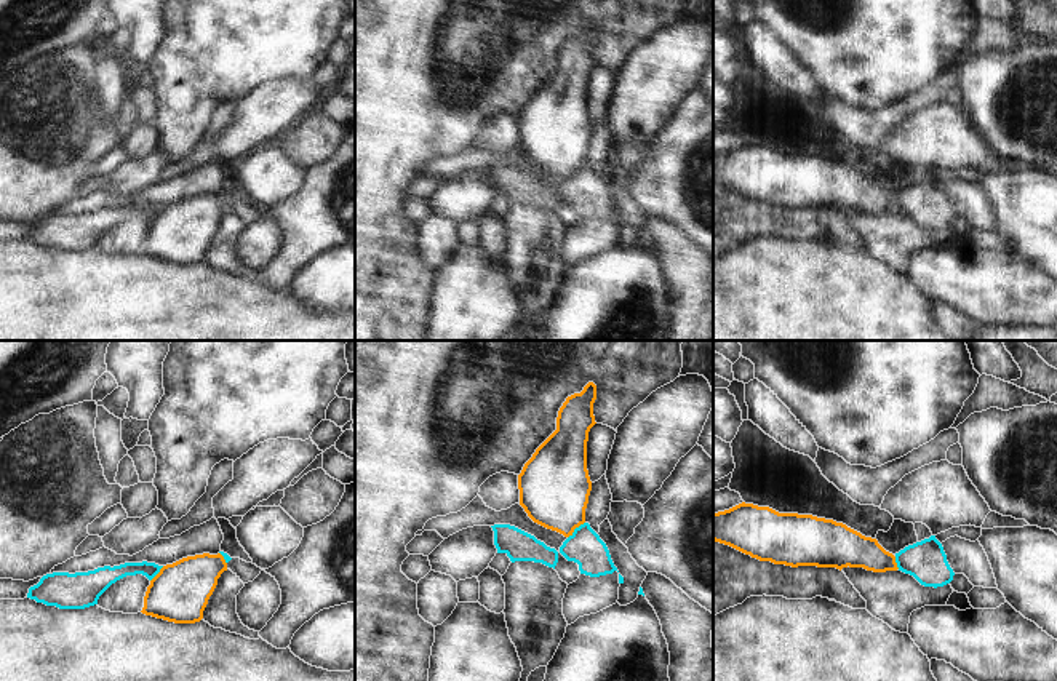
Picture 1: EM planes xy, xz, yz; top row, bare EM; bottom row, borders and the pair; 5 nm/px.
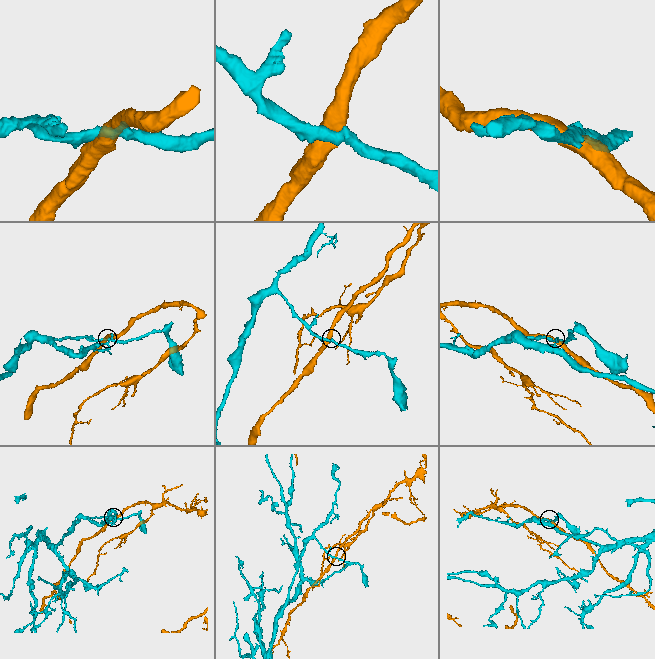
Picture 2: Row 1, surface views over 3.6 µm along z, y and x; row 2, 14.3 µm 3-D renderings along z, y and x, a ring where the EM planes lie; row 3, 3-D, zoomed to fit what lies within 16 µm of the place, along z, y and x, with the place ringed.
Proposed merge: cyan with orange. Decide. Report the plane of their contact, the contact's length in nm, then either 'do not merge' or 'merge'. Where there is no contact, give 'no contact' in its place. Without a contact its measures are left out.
contact in xz; length 120 nm; do not merge

